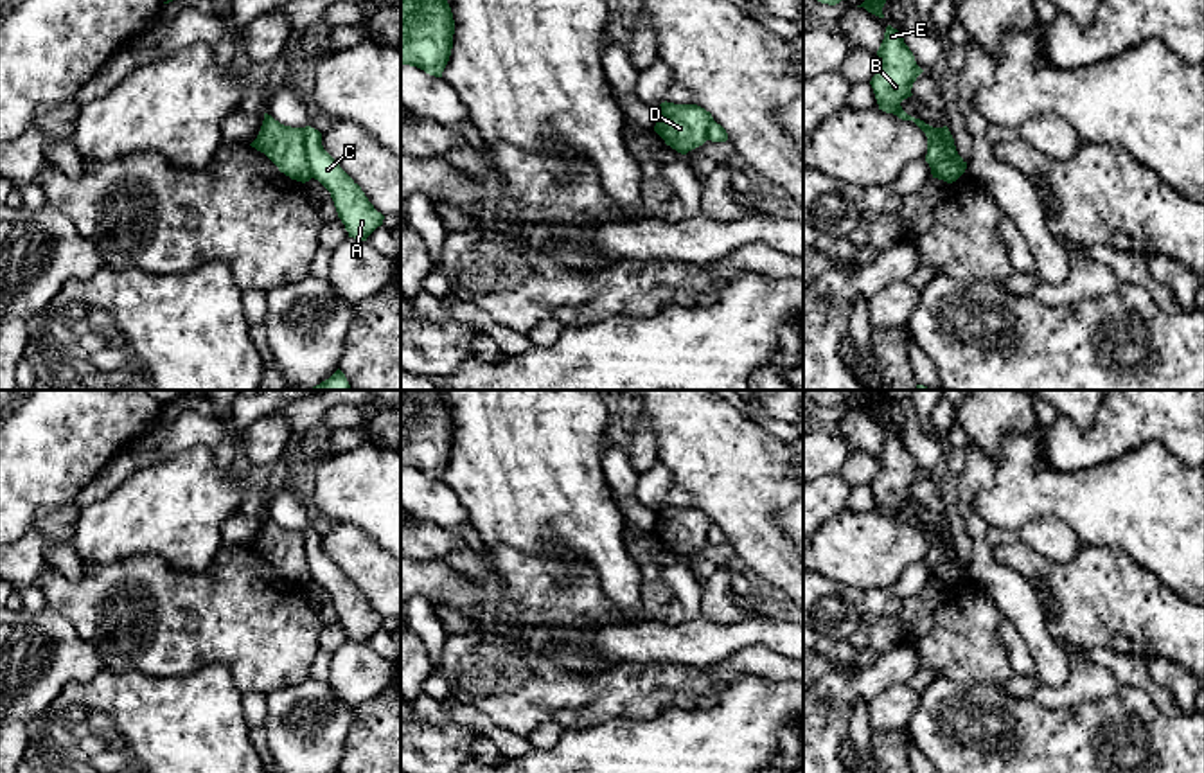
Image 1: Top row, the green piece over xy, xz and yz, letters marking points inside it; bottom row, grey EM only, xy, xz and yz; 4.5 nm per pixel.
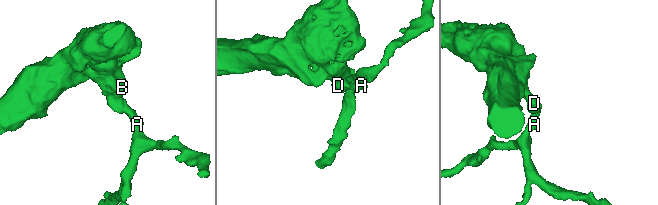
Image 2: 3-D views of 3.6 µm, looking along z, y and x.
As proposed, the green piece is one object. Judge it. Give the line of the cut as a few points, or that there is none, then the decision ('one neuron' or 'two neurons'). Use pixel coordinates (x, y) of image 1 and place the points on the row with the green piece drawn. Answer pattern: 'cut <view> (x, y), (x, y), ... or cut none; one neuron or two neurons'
cut xy (304, 128), (304, 151), (313, 177); two neurons

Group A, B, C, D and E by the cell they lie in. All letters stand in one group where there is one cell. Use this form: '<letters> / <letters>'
A C / B D E

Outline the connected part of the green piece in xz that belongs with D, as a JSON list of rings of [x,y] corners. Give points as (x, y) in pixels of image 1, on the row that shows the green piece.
[[[661,102],[654,131],[667,146],[681,155],[708,140],[708,128],[715,122],[712,113],[697,104]]]

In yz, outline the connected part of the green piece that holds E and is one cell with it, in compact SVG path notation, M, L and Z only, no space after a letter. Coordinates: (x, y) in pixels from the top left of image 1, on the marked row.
M888 25L877 56L881 67L870 84L879 110L893 113L902 120L913 120L927 137L925 162L931 167L933 178L947 183L956 182L965 173L967 162L958 155L958 151L949 155L943 149L943 128L933 128L924 120L907 115L900 106L904 99L913 95L913 83L924 72L916 65L909 47L904 43L902 32Z

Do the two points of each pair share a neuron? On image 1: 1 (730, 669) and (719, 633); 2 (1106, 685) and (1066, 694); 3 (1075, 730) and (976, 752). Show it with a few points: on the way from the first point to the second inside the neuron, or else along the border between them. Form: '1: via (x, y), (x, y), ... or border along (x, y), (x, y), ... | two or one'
1: border along (768, 648), (741, 648), (710, 666), (685, 667) | two
2: via (1097, 685), (1084, 685), (1075, 691) | one
3: via (1050, 752), (1001, 752) | one

